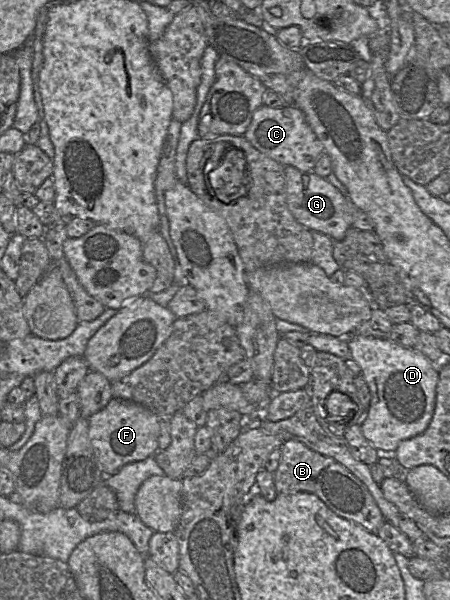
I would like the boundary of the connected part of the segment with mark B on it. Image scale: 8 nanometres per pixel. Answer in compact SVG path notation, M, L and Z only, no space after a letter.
M286 441L280 447L281 460L273 473L278 494L308 492L318 496L335 514L376 534L386 522L373 496L354 474L331 457L311 450L299 441Z

